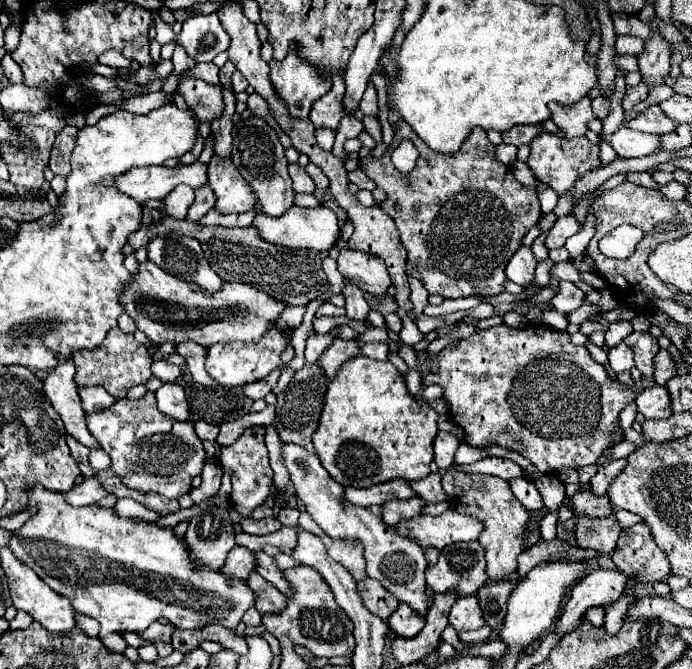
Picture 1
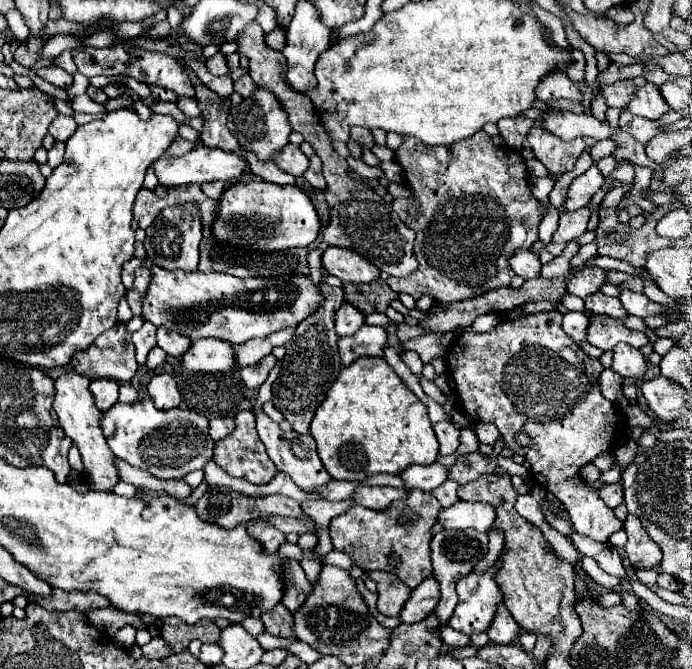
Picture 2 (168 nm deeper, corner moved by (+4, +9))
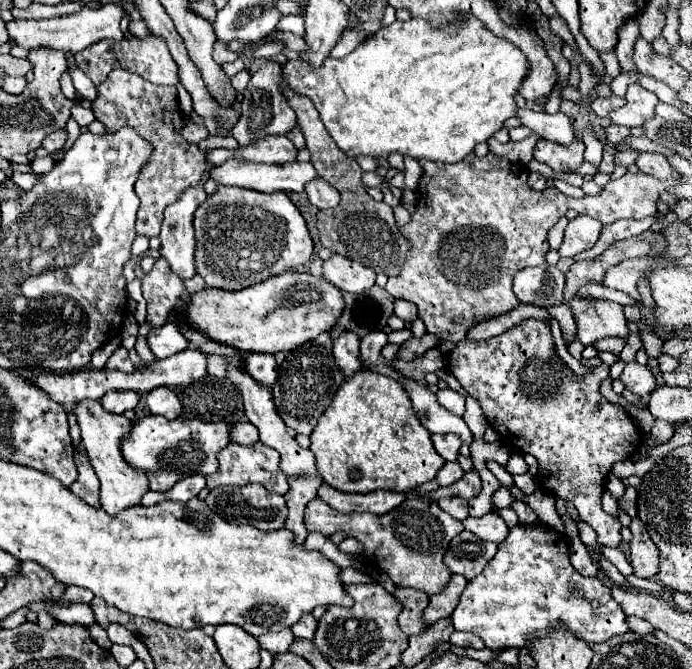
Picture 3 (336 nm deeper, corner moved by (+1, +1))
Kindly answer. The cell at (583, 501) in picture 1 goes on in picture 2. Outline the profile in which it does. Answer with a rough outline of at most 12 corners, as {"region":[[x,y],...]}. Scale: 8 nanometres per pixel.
{"region":[[605,484],[599,498],[615,508],[623,504],[621,484]]}

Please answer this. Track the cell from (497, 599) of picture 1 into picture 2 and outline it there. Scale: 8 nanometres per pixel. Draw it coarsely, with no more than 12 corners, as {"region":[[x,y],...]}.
{"region":[[501,602],[487,630],[495,644],[509,644],[517,638],[519,624]]}

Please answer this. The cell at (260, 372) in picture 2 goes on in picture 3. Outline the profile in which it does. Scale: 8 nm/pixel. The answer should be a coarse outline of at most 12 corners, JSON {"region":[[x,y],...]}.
{"region":[[248,352],[250,376],[272,386],[278,364],[272,354]]}

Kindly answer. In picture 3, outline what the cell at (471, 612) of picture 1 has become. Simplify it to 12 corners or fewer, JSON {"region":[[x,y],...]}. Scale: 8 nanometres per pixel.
{"region":[[518,524],[452,614],[486,648],[628,632],[570,538]]}

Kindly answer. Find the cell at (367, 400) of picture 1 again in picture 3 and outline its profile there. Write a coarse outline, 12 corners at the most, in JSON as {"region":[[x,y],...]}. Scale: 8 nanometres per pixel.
{"region":[[402,384],[338,388],[310,438],[322,480],[406,494],[434,452]]}

